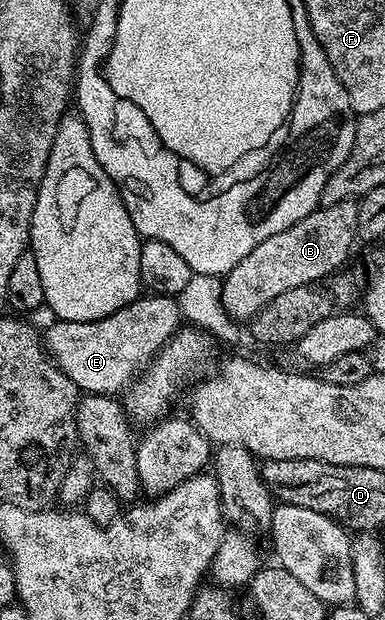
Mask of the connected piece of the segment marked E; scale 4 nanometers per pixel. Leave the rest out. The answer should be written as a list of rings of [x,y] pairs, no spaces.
[[[152,294],[147,298],[130,302],[126,306],[122,306],[122,310],[114,310],[114,314],[101,320],[91,320],[90,322],[57,320],[56,324],[42,332],[42,343],[48,355],[60,367],[62,374],[66,374],[66,378],[70,378],[80,387],[81,393],[110,397],[123,393],[140,375],[152,357],[158,355],[168,345],[170,338],[180,331],[182,317],[177,297]]]

